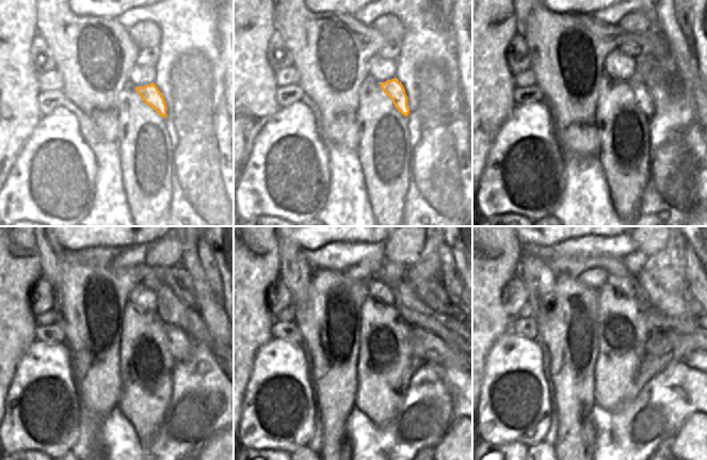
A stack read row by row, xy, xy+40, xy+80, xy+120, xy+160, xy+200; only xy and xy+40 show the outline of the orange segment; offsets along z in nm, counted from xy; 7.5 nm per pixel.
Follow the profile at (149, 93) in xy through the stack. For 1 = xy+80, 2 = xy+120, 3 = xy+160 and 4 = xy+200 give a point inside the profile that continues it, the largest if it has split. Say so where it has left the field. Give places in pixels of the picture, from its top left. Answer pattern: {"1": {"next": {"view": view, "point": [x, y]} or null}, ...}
{"1": {"next": {"view": "xy+80", "point": [643, 97]}}, "2": {"next": {"view": "xy+120", "point": [180, 344]}}, "3": {"next": {"view": "xy+160", "point": [428, 346]}}, "4": {"next": {"view": "xy+200", "point": [672, 344]}}}

